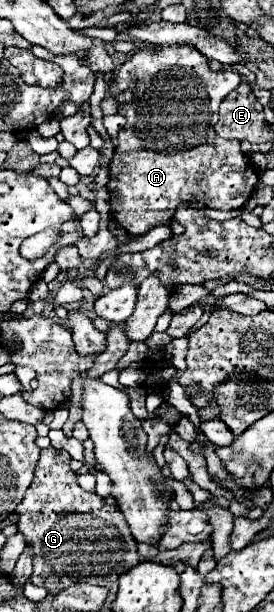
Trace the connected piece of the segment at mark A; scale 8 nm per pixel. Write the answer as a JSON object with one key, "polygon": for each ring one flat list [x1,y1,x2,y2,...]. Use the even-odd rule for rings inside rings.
{"polygon":[[192,45,144,47,114,73,108,91,112,95,118,95,124,89,136,87,134,95,138,97,138,101,124,103,118,109,118,113,124,115,128,123,118,133,118,147,114,149,110,163,110,181,106,185,110,193,112,217,122,229,126,229,130,235,144,235,156,225,170,225,178,203,186,201,186,197,182,197,182,185,214,185,214,201,220,201,222,211,240,209,248,201,258,183,258,173,252,167,250,159,242,155,240,141,220,139,214,133,214,125,218,121,218,105,238,85,238,73,230,69,212,73,208,69,208,59],[172,69,186,71,192,83,144,83,144,77,156,77,160,73,170,73]]}

